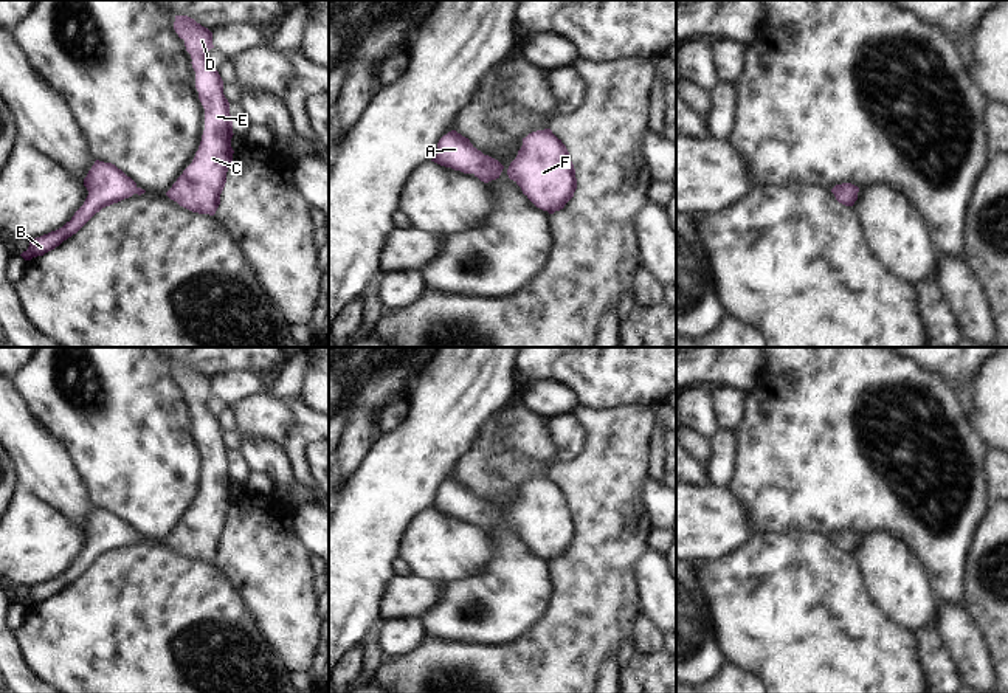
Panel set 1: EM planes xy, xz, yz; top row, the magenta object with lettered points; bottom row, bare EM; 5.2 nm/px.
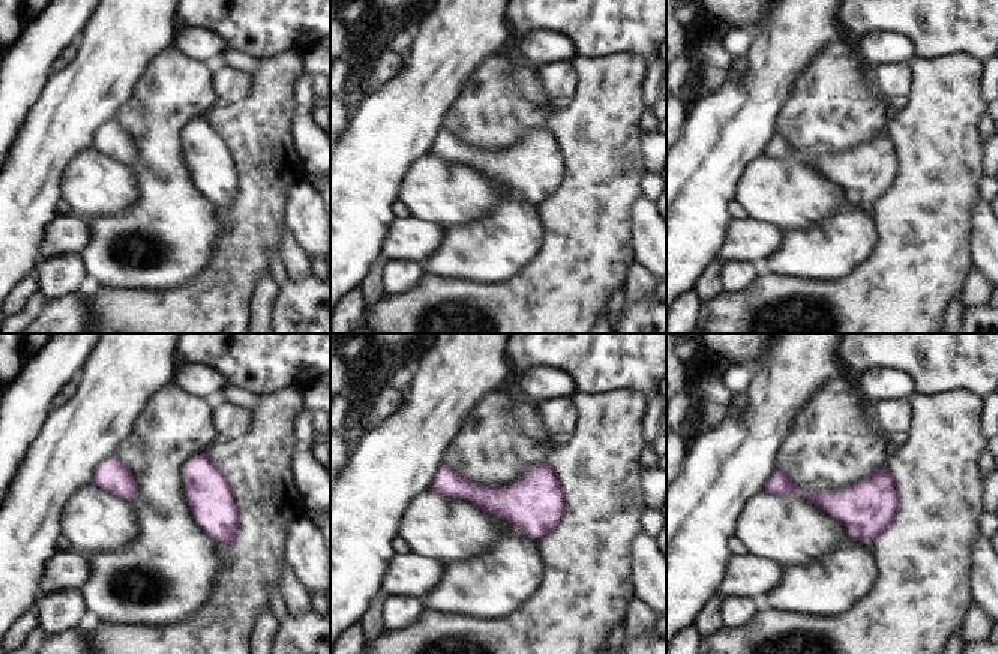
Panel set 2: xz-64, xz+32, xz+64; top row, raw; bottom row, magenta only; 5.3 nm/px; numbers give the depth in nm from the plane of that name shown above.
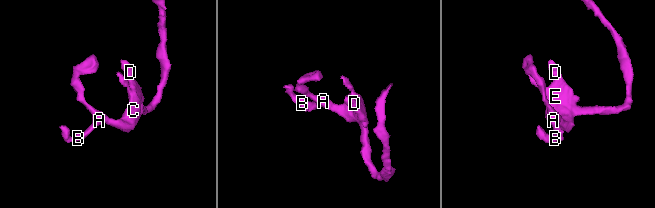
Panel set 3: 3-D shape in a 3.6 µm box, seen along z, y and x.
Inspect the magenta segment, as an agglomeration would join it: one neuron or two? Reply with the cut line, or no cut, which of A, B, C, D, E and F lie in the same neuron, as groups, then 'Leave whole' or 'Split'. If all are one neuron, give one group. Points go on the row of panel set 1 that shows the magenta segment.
No split. Groups: A B C D E F. Leave whole

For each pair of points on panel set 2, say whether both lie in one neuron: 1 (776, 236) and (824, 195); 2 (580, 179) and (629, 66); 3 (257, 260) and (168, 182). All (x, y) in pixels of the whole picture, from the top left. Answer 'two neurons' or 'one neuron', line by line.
1: two neurons
2: one neuron
3: two neurons

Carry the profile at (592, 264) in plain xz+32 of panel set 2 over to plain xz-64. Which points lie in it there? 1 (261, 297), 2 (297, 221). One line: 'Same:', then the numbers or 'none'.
Same: none

